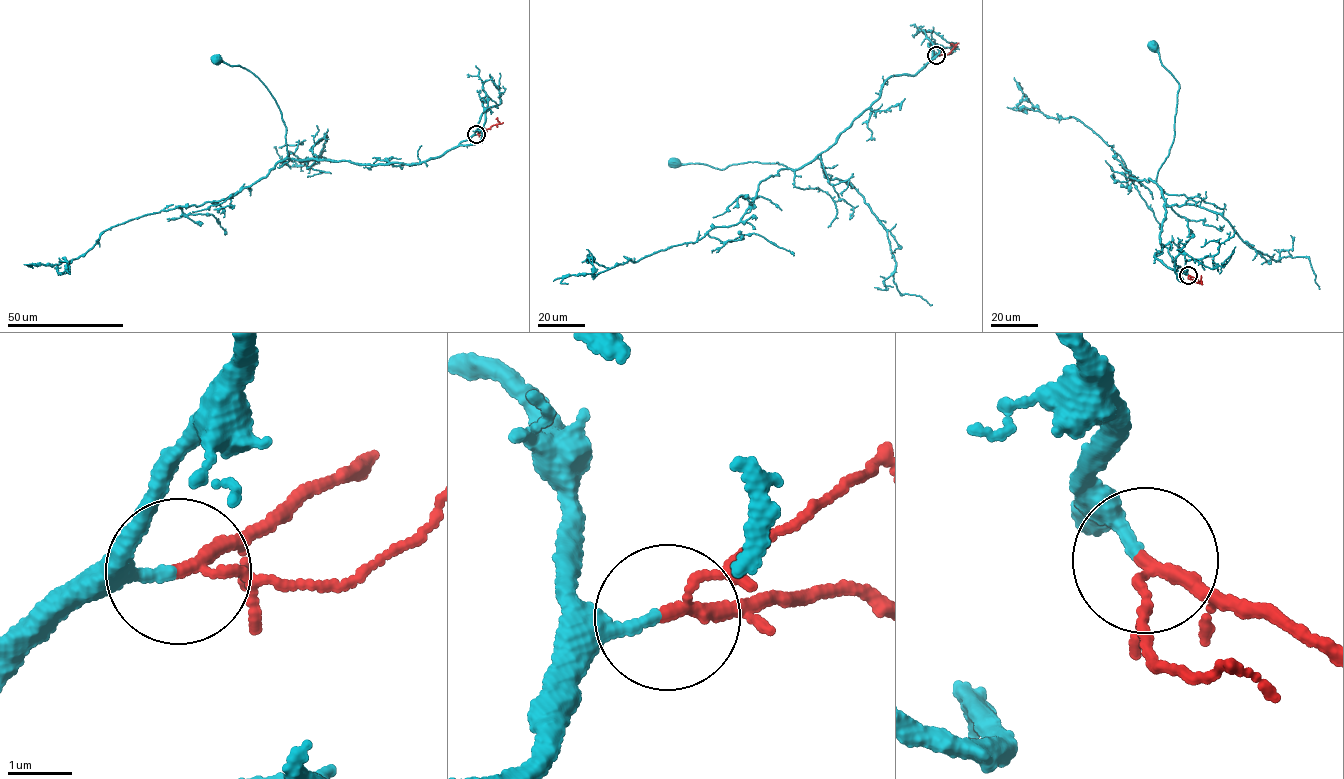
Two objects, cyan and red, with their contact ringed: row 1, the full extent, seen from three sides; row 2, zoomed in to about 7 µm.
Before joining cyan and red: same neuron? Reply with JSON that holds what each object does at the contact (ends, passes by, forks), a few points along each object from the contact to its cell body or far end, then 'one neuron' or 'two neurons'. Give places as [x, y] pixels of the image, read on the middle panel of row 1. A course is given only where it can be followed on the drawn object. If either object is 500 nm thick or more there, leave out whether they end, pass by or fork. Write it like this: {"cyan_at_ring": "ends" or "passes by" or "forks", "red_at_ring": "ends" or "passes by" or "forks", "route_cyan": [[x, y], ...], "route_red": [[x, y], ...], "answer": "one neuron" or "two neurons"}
{"cyan_at_ring": "ends", "red_at_ring": "passes by", "route_cyan": [[936, 55], [914, 75], [887, 78], [878, 98], [834, 144], [798, 168], [776, 162], [722, 169], [674, 162]], "route_red": [[936, 55], [951, 52], [956, 45], [950, 43]], "answer": "one neuron"}

